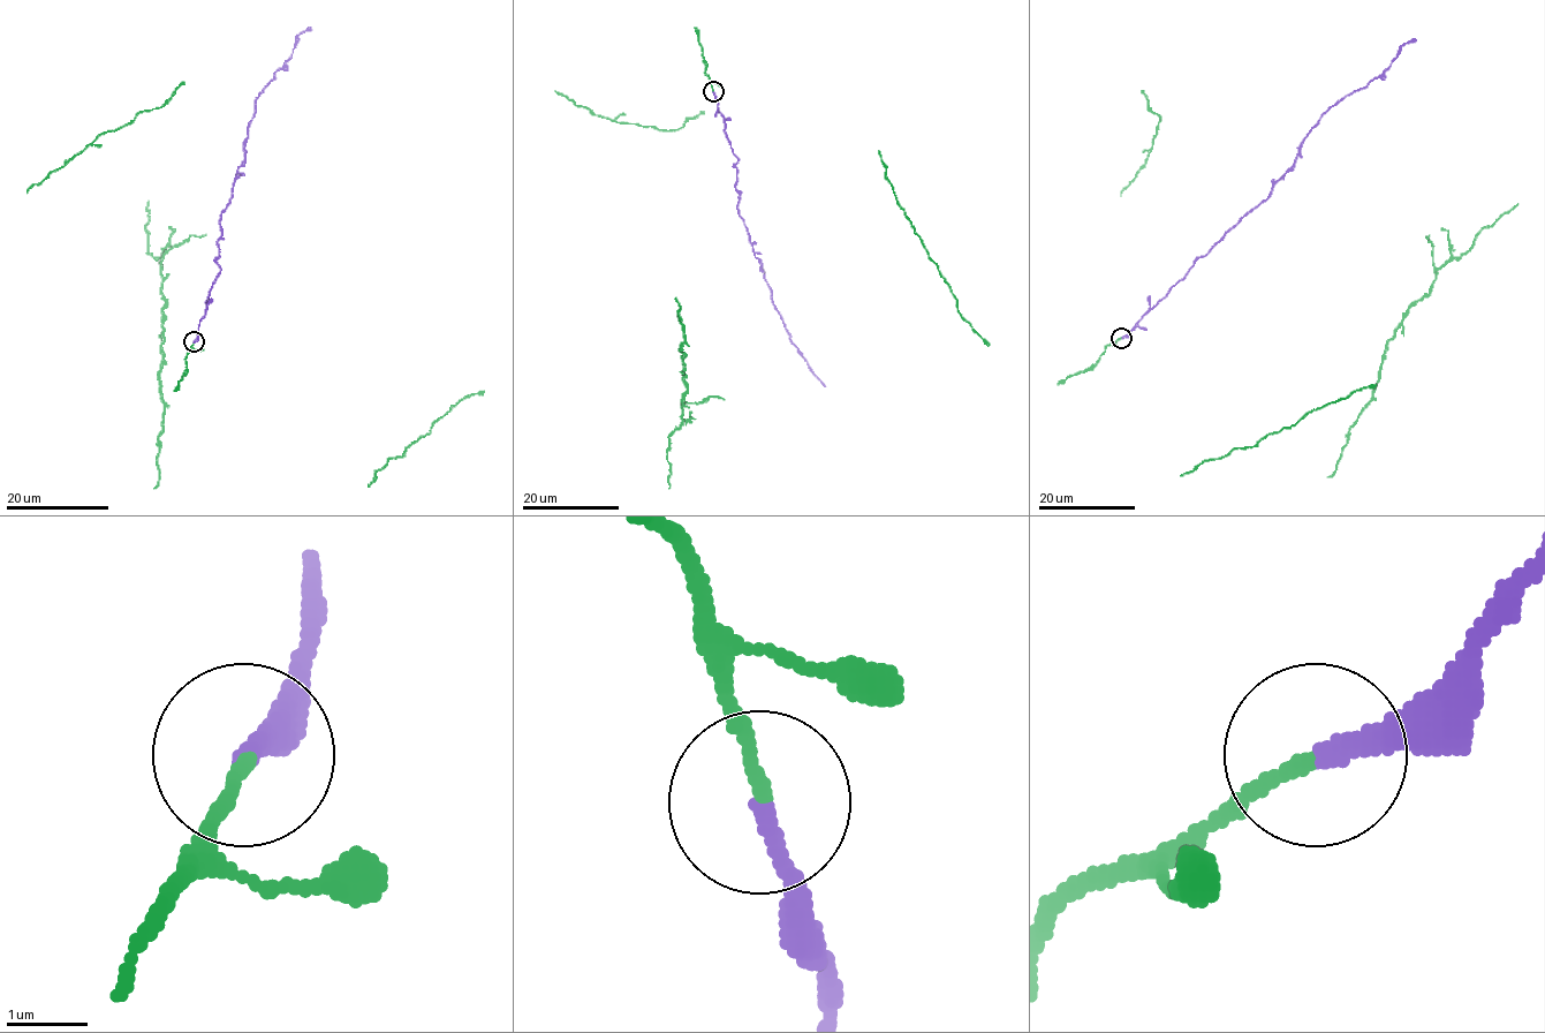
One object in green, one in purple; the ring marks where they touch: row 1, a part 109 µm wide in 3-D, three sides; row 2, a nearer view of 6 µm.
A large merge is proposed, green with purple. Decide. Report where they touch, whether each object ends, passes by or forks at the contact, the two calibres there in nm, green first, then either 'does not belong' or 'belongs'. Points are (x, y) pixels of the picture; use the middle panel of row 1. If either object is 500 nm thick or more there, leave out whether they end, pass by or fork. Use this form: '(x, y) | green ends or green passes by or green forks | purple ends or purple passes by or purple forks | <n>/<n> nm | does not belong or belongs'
(713, 91) | green ends | purple ends | 160/240 nm | belongs

